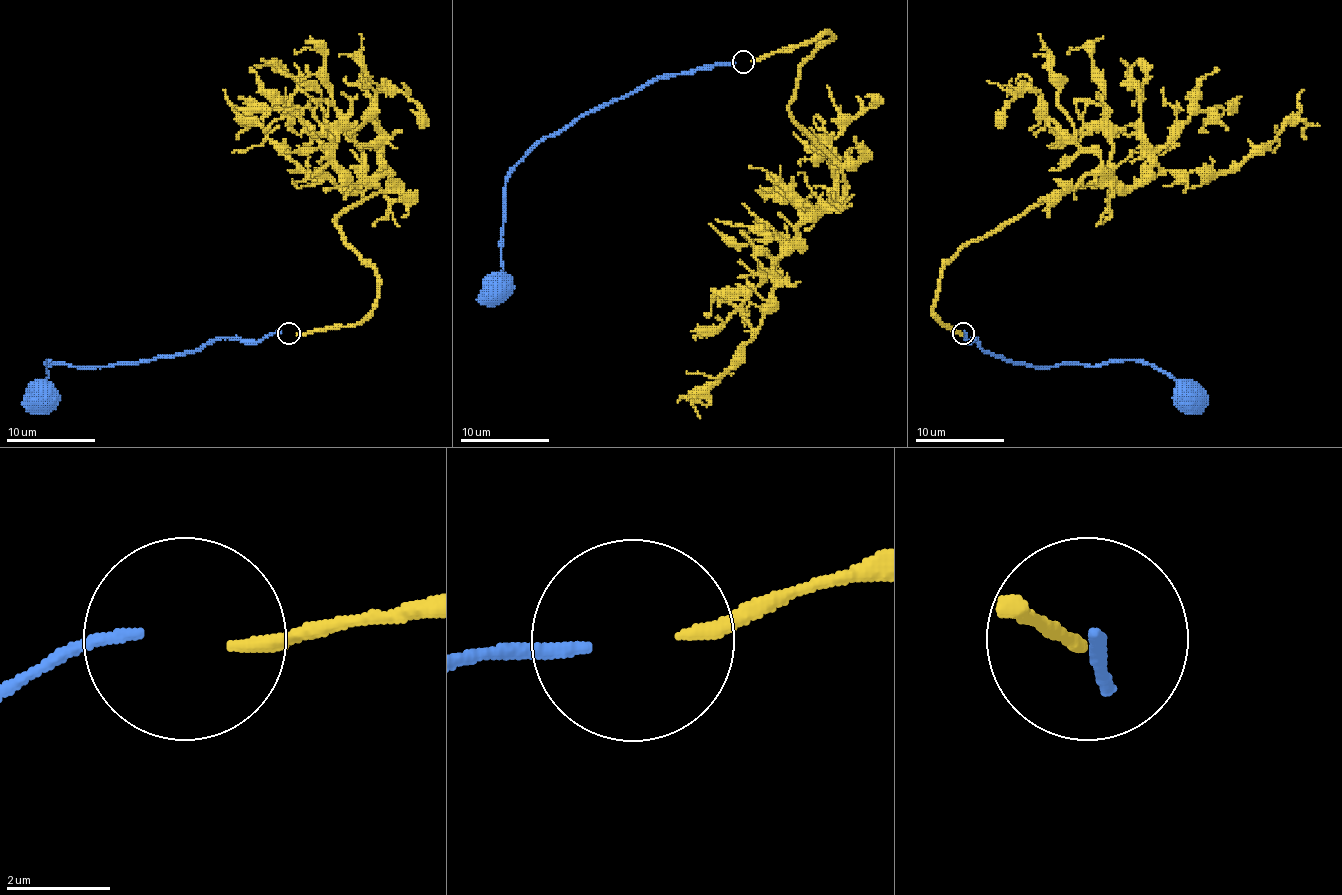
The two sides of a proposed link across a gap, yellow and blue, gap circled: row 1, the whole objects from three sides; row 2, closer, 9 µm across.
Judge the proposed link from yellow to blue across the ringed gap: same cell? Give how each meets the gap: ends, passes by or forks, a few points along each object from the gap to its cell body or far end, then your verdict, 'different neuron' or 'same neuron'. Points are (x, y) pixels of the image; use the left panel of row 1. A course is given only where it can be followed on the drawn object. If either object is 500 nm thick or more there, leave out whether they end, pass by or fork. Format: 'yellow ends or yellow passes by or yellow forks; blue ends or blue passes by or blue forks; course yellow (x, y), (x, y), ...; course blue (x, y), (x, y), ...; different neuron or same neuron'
yellow ends; blue ends; course yellow (296, 333), (372, 308), (375, 270), (334, 221), (390, 172), (346, 190), (330, 163), (305, 172), (223, 90); course blue (281, 333), (256, 342), (216, 337), (194, 351), (142, 362), (51, 366), (49, 360), (49, 378), (35, 400); same neuron

